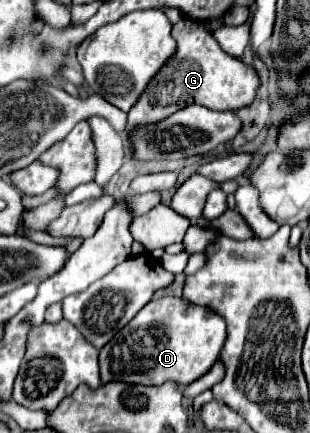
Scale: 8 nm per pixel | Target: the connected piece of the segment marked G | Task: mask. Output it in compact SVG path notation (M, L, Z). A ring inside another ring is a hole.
M184 18L178 24L174 24L172 36L178 42L178 50L166 62L166 66L156 74L156 78L148 84L146 92L128 112L128 128L126 128L128 132L132 132L136 126L146 126L166 120L170 118L170 114L176 114L178 110L190 104L200 104L210 110L222 112L222 110L240 110L244 106L250 106L250 102L254 102L256 98L260 86L256 70L246 62L226 54L204 24Z

